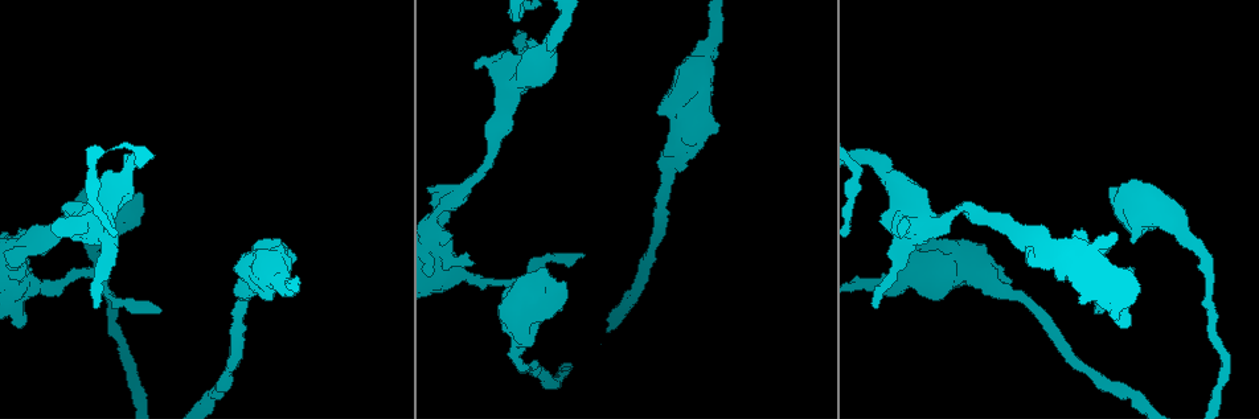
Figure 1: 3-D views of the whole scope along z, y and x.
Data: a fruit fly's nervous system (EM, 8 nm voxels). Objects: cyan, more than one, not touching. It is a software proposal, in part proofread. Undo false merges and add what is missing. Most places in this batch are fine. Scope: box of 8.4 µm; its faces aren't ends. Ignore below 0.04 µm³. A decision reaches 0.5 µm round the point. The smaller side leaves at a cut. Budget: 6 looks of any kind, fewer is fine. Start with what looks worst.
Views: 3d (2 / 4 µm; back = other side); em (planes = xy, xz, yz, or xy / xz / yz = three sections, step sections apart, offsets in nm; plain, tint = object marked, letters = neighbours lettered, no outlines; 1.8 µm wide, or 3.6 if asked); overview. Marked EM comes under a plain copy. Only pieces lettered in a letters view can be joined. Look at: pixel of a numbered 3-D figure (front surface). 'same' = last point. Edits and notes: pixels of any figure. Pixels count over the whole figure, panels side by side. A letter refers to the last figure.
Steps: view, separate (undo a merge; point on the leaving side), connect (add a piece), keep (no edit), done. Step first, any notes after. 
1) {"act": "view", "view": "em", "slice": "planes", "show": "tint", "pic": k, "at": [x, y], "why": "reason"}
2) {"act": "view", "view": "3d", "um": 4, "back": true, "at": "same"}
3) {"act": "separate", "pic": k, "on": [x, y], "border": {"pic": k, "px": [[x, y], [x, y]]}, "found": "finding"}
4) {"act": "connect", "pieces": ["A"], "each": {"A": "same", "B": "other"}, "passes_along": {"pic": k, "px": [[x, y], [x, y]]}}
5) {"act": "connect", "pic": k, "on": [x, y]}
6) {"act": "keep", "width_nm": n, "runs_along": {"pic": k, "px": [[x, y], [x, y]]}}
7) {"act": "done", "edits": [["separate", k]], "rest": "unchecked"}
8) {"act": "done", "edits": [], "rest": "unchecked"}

{"act": "view", "view": "em", "slice": "planes", "show": "letters", "pic": 1, "at": [582, 256], "why": "branch stops here"}

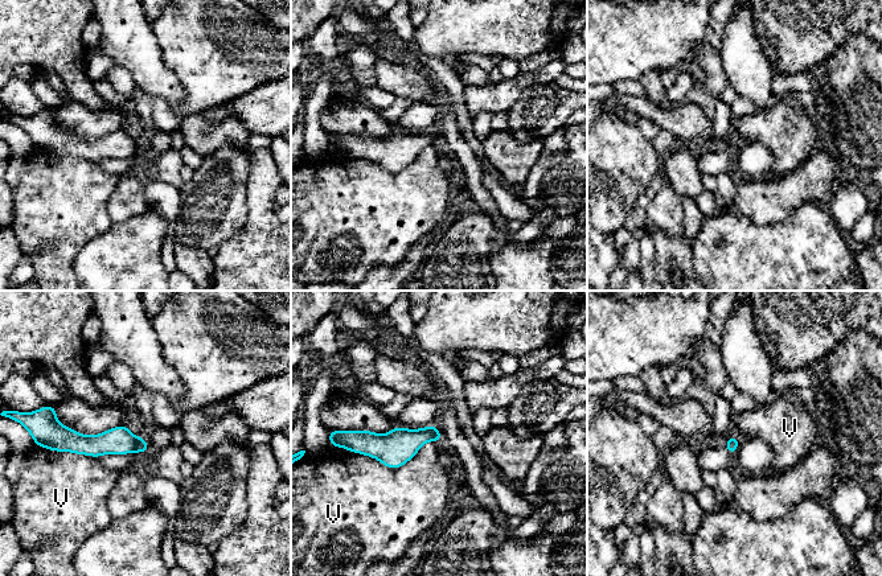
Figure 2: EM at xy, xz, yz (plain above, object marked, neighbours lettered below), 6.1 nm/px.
{"act": "keep", "width_nm": 80, "each": {"V": "other"}, "found": "no lettered piece goes on from it"}

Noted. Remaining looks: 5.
{"act": "view", "view": "em", "slice": "xy", "step": 4, "show": "letters", "pic": 1, "at": [94, 306], "why": "thin end"}

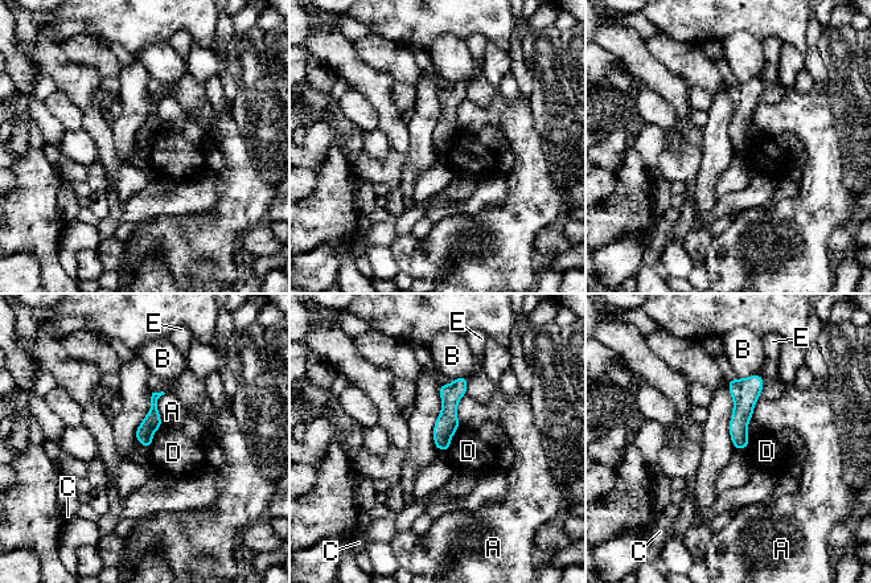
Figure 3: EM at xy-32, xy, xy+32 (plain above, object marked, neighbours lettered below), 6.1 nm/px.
{"act": "view", "view": "em", "slice": "planes", "show": "letters", "at": "same"}

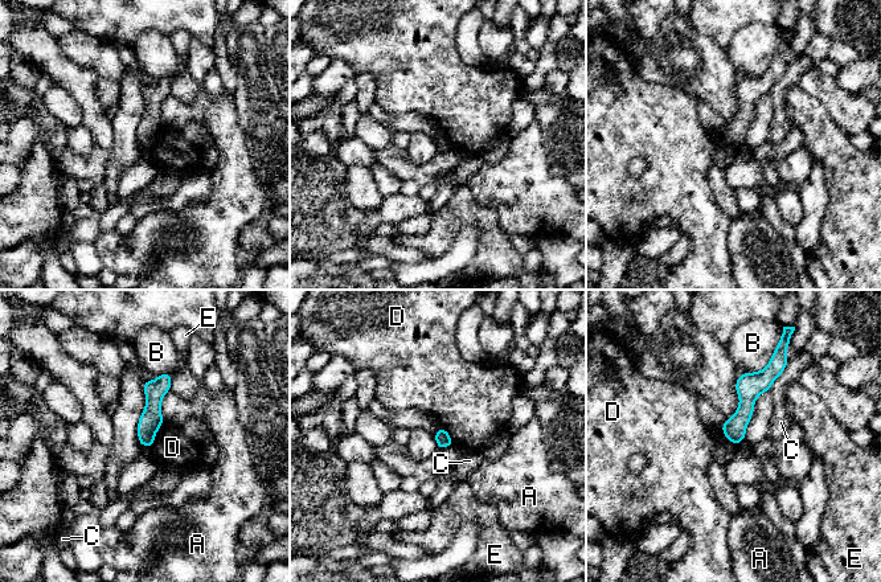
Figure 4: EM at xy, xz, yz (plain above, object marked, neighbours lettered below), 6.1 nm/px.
{"act": "keep", "longest_contact_nm": ["C", 200], "each": {"A": "other", "B": "other", "C": "other", "D": "other", "E": "other"}, "runs_along": {"pic": 4, "px": [[775, 371], [748, 396], [734, 439]]}, "found": "none of them fits"}

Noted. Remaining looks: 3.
{"act": "view", "view": "3d", "um": 4, "pic": 1, "at": [1127, 328], "why": "stops while still wide"}

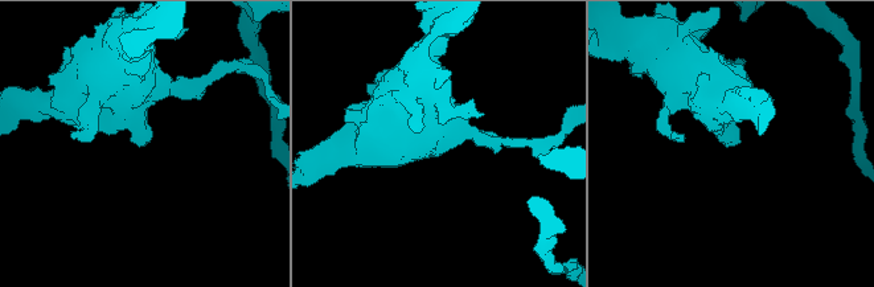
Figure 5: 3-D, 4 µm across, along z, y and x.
{"act": "view", "view": "em", "slice": "xy", "step": 4, "show": "tint", "pic": 5, "at": [144, 146]}

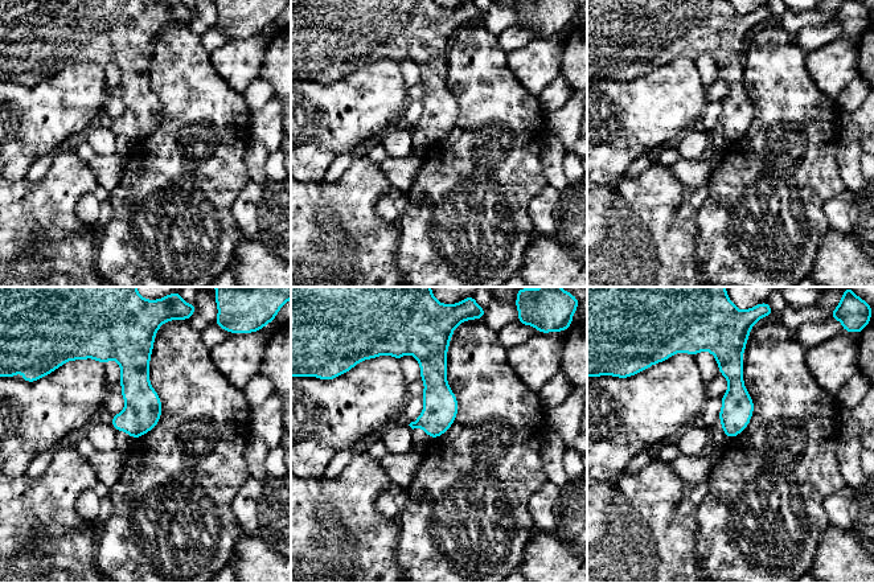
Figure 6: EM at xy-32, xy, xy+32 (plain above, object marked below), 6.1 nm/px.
{"act": "view", "view": "em", "slice": "xz", "step": 4, "show": "letters", "at": "same"}

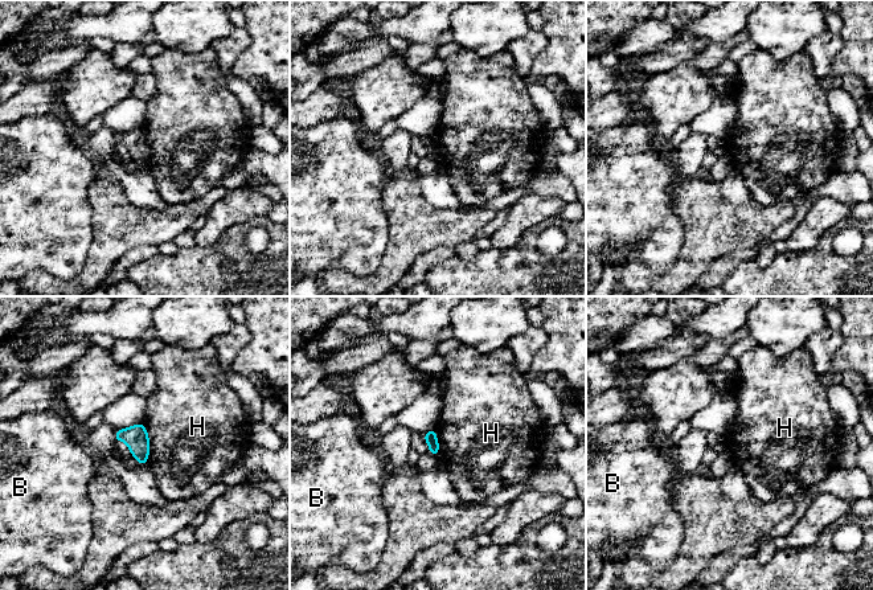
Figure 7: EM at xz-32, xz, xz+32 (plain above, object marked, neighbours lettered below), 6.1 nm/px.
{"act": "keep", "each": {"B": "other", "H": "other"}, "border": {"pic": 7, "px": [[142, 422], [148, 435], [146, 464]]}, "found": "no lettered piece goes on from it"}

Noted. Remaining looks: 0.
{"act": "done", "edits": [], "rest": "unchecked"}

